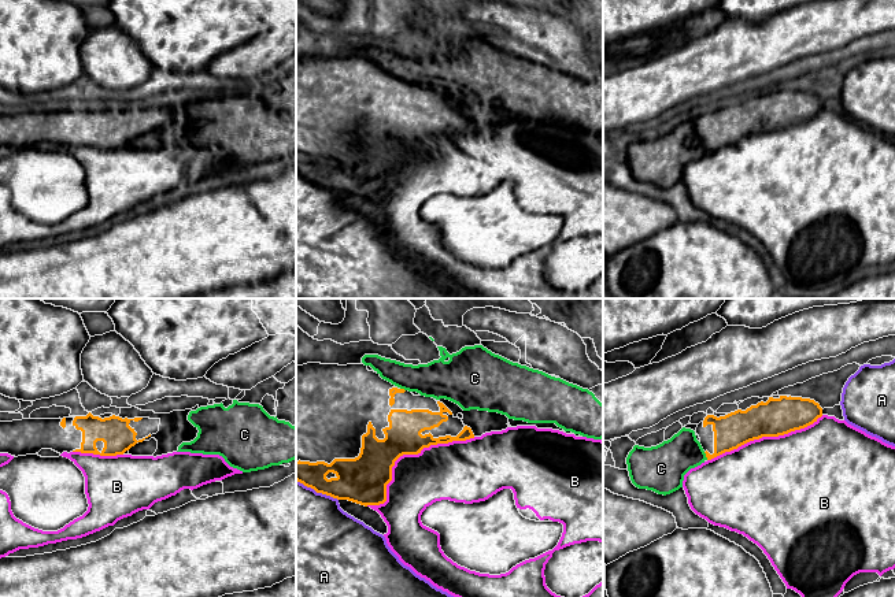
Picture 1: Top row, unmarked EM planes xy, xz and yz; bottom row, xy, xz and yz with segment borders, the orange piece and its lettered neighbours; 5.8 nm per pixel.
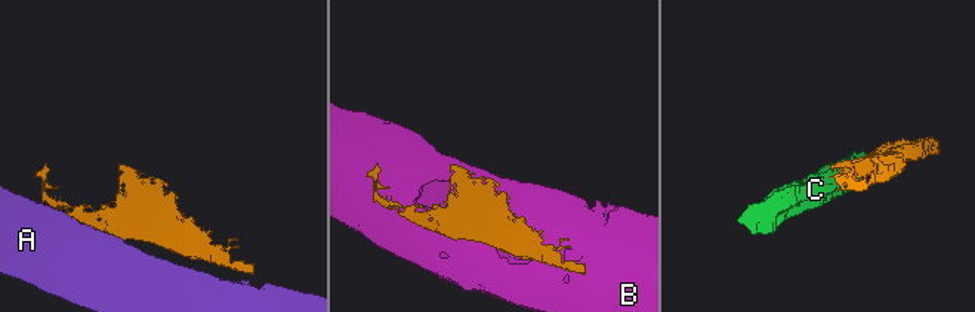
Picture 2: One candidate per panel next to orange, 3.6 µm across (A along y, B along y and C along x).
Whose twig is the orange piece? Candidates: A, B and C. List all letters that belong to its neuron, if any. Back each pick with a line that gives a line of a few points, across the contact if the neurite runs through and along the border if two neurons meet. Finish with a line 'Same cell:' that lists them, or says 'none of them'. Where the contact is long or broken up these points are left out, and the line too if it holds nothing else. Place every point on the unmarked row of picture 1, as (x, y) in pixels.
Same cell: none of them

